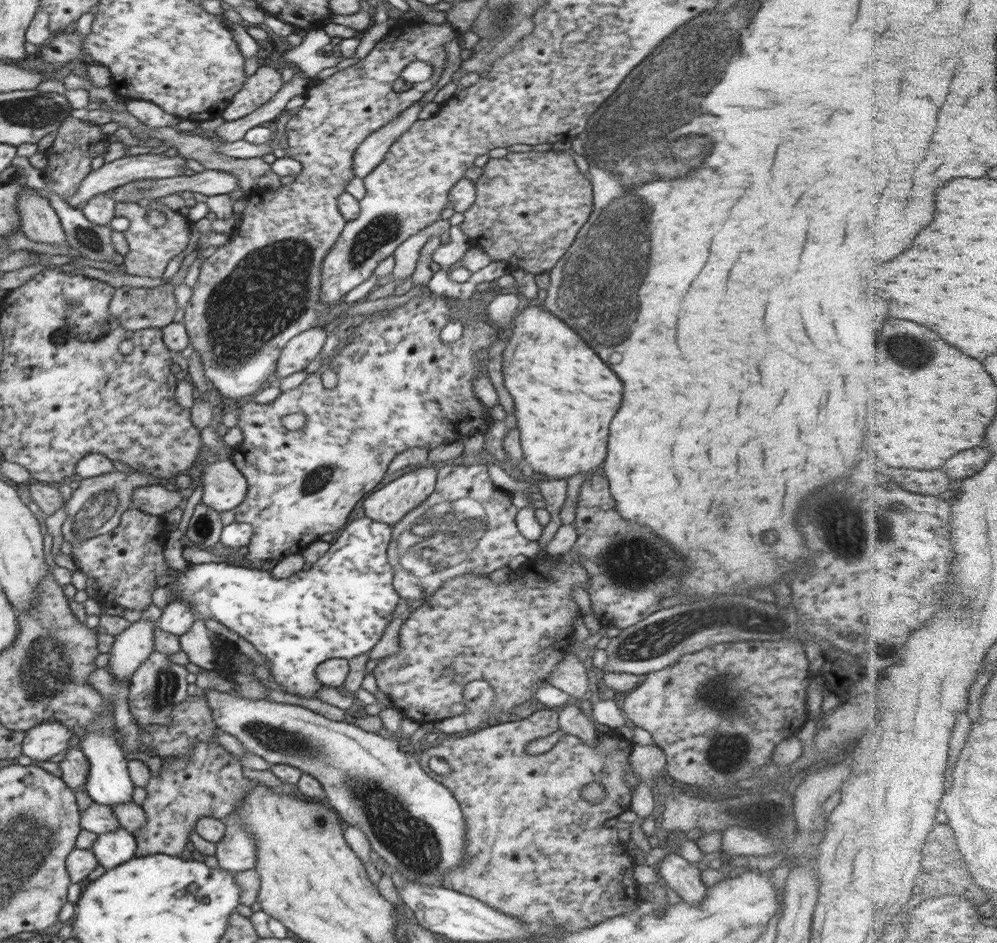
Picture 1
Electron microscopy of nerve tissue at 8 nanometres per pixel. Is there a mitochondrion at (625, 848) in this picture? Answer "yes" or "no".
no

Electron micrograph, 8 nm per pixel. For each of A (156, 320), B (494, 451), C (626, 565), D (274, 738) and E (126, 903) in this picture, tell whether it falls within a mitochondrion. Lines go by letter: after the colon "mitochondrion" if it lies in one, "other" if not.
A: other
B: other
C: mitochondrion
D: mitochondrion
E: other

